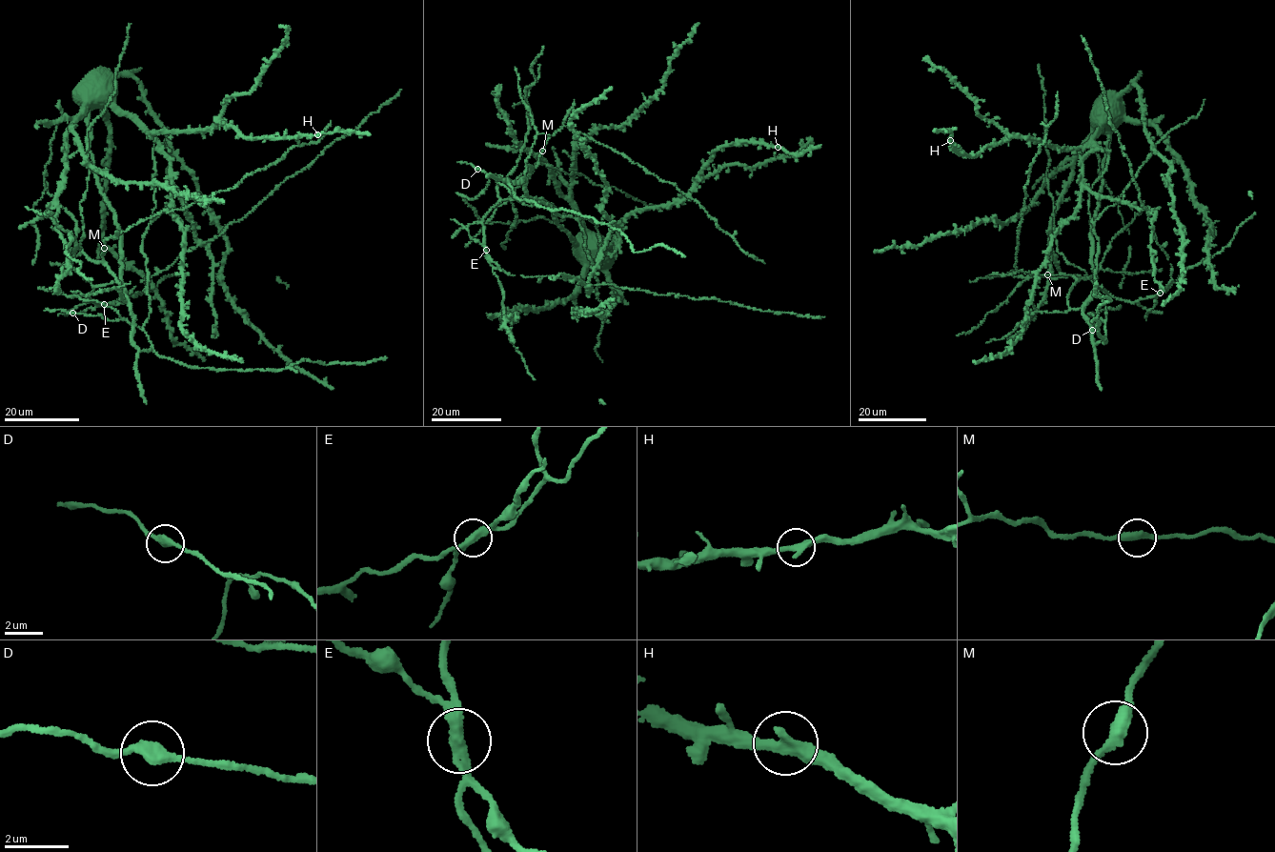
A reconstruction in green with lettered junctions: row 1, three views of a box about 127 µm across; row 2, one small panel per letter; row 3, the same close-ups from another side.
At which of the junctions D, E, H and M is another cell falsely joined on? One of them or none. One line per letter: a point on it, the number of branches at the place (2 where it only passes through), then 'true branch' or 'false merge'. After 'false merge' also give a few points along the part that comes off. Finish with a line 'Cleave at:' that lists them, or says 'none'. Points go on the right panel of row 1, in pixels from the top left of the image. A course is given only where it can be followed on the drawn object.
D: at (1092, 330); 2 branches meet; true branch
E: at (1160, 293); 2 branches meet; false merge; foreign part runs (1160, 293), (1145, 320)
H: at (950, 140); 2 branches meet; true branch
M: at (1047, 274); 2 branches meet; true branch
Cleave at: E

